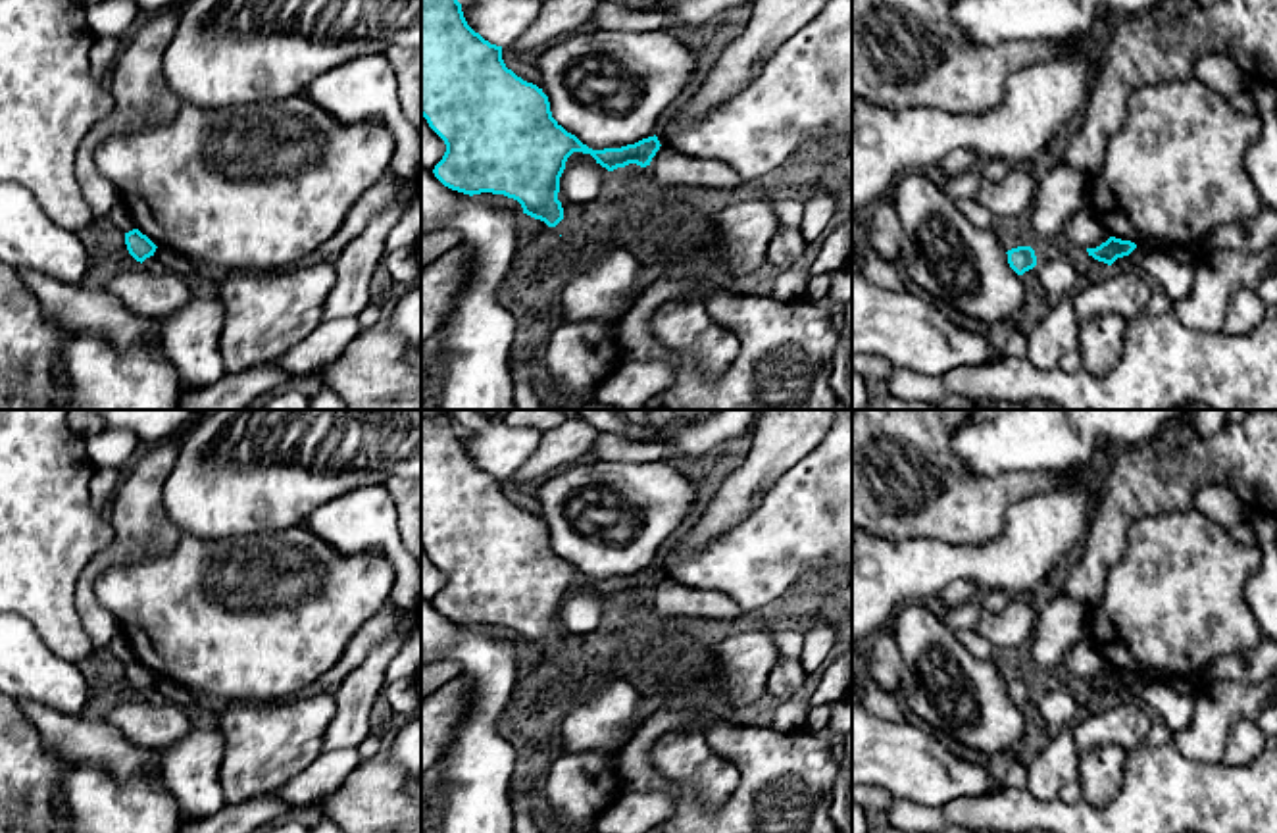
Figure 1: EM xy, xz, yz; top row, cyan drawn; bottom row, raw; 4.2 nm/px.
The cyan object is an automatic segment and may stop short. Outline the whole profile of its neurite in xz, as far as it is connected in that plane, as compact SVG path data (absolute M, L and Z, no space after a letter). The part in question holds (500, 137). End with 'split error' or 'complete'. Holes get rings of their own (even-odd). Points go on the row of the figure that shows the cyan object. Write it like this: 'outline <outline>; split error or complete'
outline M421 0L421 115L446 144L433 169L444 187L469 196L504 194L548 227L563 219L560 177L573 152L590 154L613 171L629 164L650 165L662 146L656 135L621 148L592 150L583 144L552 117L542 88L506 67L502 46L490 44L467 25L458 0Z; complete

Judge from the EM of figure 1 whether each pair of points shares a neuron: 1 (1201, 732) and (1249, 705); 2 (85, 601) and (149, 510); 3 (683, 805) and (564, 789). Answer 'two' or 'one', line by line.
1: one
2: one
3: two

